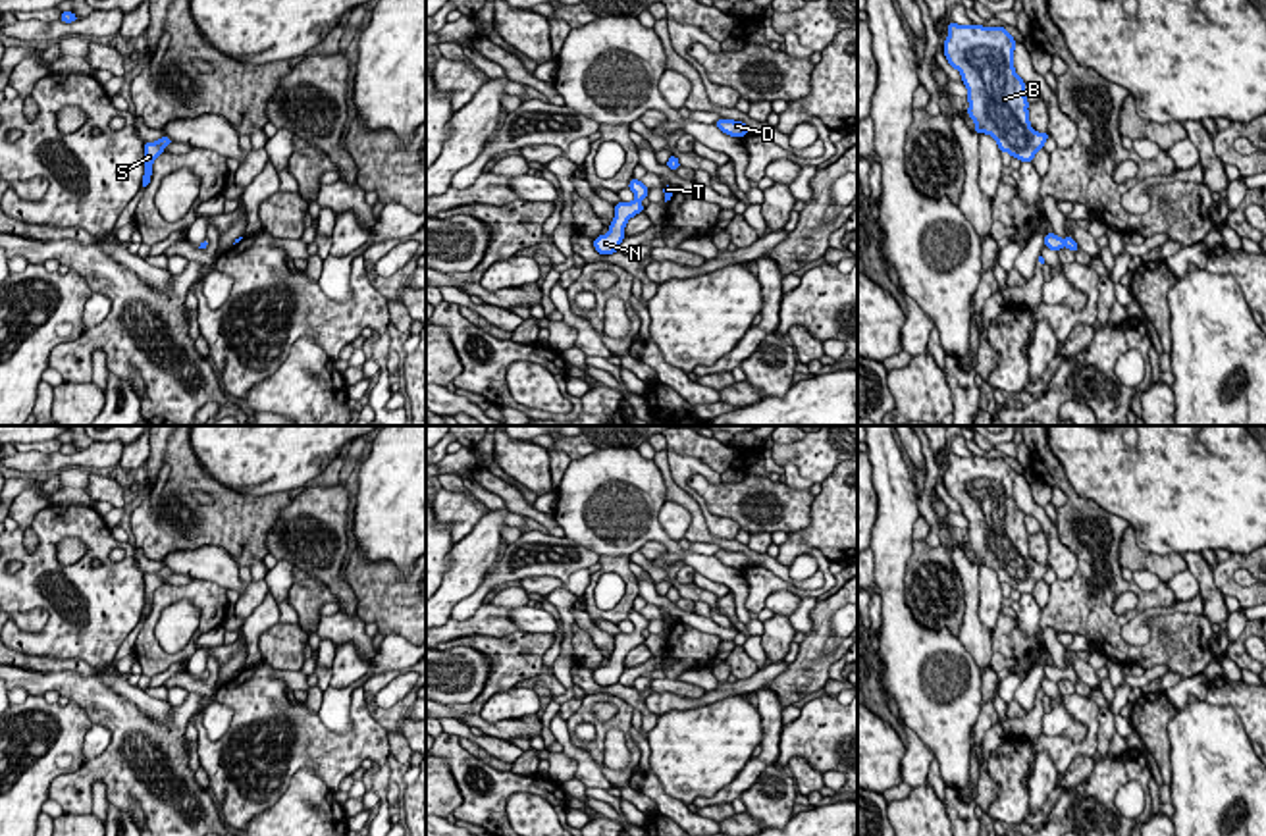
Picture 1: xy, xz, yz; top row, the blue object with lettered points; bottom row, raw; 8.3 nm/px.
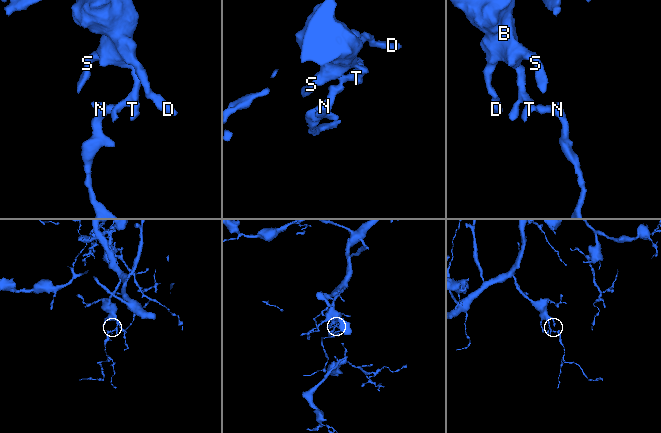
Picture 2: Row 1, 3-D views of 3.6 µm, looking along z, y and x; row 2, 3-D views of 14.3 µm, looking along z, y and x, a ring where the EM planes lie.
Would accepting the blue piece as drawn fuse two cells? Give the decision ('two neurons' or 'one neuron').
one neuron

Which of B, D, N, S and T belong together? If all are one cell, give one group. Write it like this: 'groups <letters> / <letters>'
groups B D N S T

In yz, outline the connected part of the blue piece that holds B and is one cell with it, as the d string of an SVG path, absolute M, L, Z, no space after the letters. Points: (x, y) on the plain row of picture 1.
M948 455L944 489L960 503L969 528L965 541L975 564L990 566L1000 584L1019 593L1033 593L1048 564L1039 564L1029 553L1025 514L1015 505L1015 470L1002 457Z

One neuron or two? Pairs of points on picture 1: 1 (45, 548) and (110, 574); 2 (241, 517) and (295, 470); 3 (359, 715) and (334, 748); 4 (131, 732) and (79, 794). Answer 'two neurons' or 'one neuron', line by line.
1: one neuron
2: two neurons
3: one neuron
4: one neuron

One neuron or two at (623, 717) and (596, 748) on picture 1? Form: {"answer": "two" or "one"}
{"answer": "one"}

